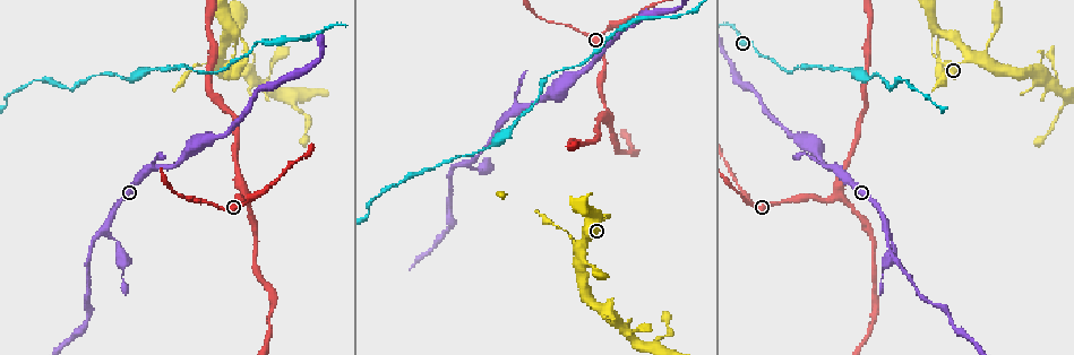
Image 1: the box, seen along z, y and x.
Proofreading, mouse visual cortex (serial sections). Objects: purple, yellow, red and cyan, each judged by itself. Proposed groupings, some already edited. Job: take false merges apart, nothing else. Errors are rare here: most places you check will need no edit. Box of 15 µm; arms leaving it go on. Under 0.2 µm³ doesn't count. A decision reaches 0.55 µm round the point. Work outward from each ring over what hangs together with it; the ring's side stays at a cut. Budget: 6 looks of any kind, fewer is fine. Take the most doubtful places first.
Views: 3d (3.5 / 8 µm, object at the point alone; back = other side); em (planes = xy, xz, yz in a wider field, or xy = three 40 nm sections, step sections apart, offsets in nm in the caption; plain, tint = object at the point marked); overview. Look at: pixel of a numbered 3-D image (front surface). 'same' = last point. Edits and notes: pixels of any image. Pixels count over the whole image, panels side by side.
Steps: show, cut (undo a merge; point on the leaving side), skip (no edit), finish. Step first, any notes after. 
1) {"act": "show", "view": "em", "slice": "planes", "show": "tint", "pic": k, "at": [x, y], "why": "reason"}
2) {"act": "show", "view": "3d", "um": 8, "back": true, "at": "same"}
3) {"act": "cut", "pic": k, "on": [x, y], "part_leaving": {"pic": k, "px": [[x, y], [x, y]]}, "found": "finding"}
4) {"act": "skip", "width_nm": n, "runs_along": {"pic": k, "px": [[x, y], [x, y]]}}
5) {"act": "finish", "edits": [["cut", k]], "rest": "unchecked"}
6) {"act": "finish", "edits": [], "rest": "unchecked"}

{"act": "show", "view": "3d", "um": 3.5, "pic": 1, "at": [604, 107], "why": "branch point"}

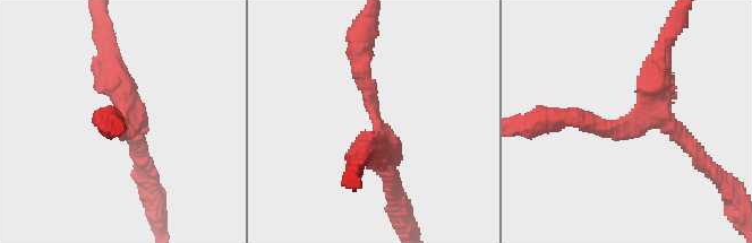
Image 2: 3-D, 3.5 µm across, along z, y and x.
{"act": "show", "view": "em", "slice": "planes", "show": "tint", "pic": 2, "at": [376, 126], "arms": 3, "arm_widths_nm": [200, 250, 400]}

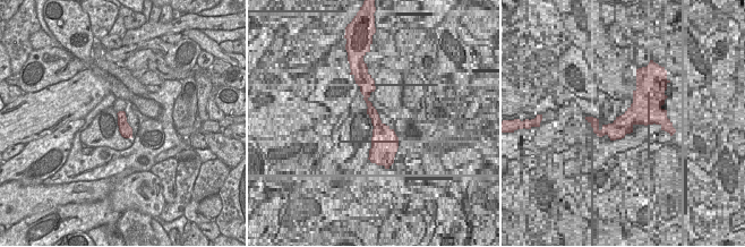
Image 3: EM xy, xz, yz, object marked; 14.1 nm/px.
{"act": "skip", "runs_along": {"pic": 2, "px": [[565, 115], [624, 129], [661, 60]]}, "found": "continuous, no second cell"}

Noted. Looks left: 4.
{"act": "show", "view": "3d", "um": 8, "pic": 1, "at": [598, 220], "why": "three-way junction"}

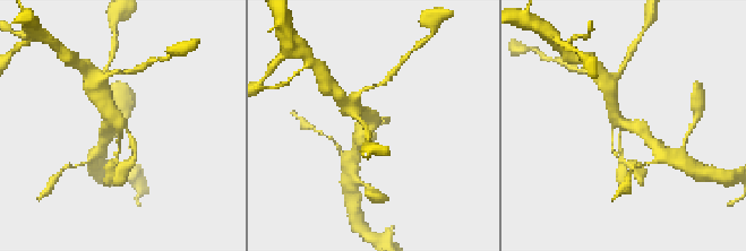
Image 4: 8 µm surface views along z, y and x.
{"act": "show", "view": "em", "slice": "xy", "step": 5, "show": "tint", "pic": 4, "at": [620, 126], "why": "now the EM"}

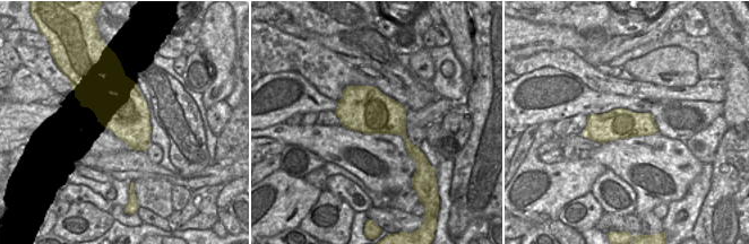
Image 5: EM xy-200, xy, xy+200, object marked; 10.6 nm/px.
{"act": "skip", "found": "all the same cell"}

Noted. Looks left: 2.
{"act": "show", "view": "3d", "um": 3.5, "pic": 1, "at": [106, 227], "why": "branch point"}

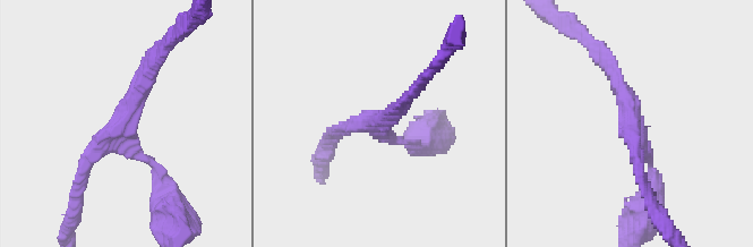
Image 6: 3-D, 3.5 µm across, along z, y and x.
{"act": "show", "view": "em", "slice": "xy", "step": 5, "show": "tint", "pic": 6, "at": [377, 123], "arms": 3, "arm_widths_nm": [150, 200, 200], "why": "now the EM"}

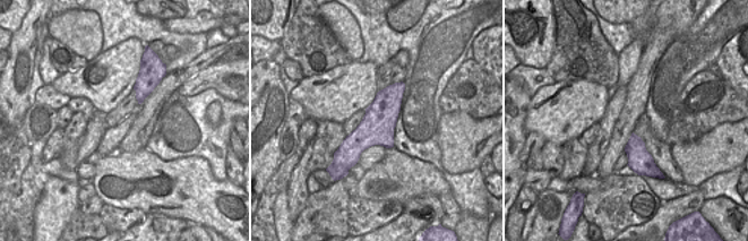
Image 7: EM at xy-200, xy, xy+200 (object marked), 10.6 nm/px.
{"act": "skip", "width_nm": 360, "runs_along": {"pic": 7, "px": [[401, 85], [352, 147], [352, 162]]}, "found": "continuous, no second cell"}

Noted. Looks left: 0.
{"act": "finish", "edits": [], "rest": "unchecked"}

